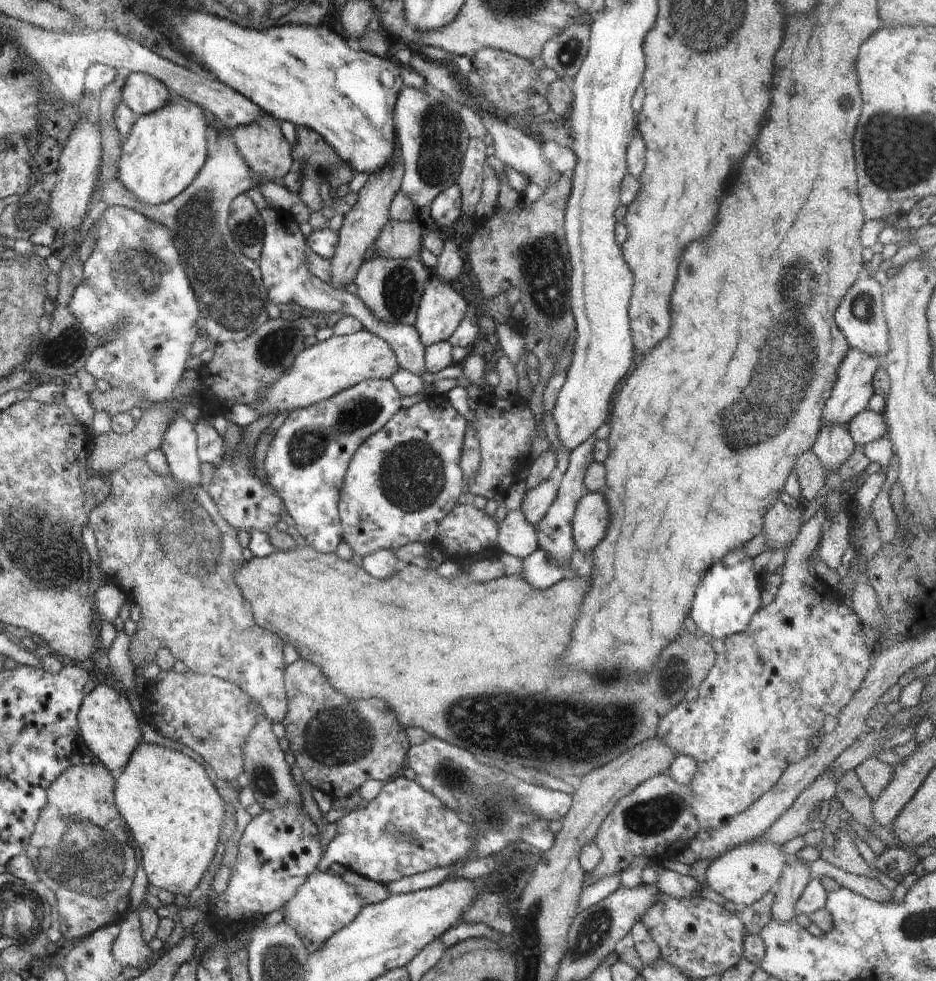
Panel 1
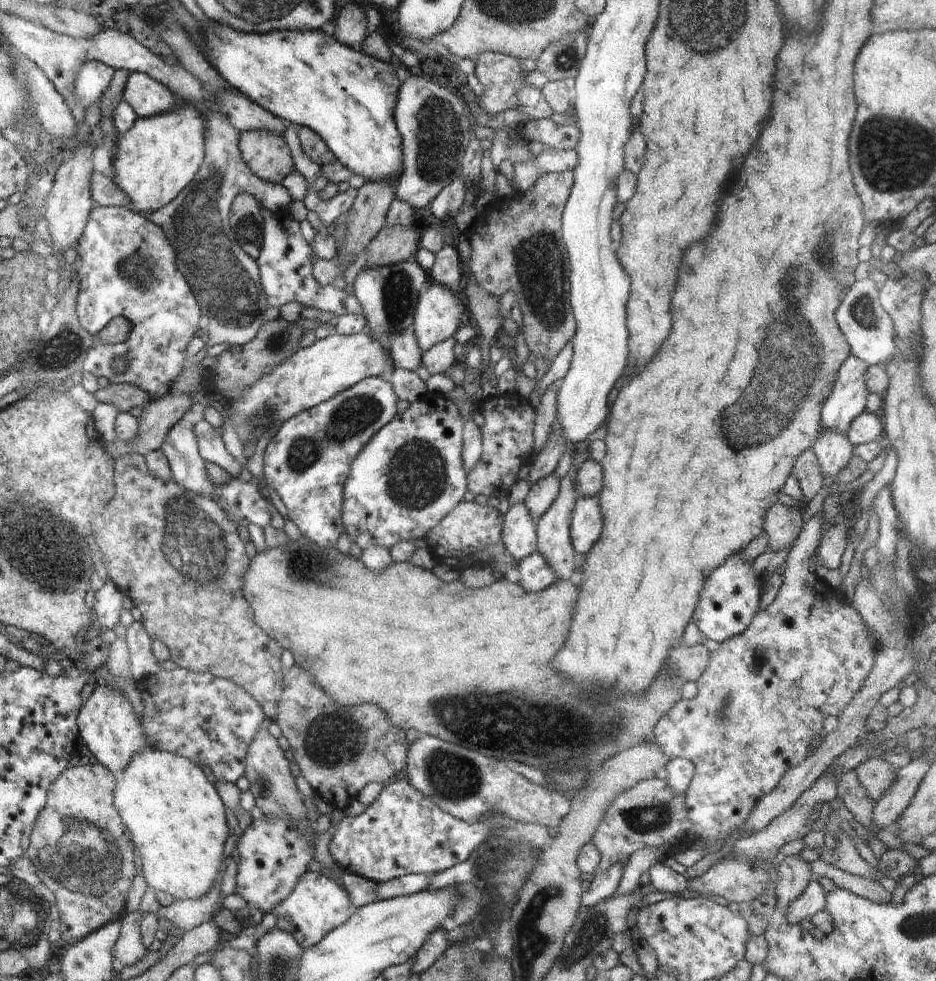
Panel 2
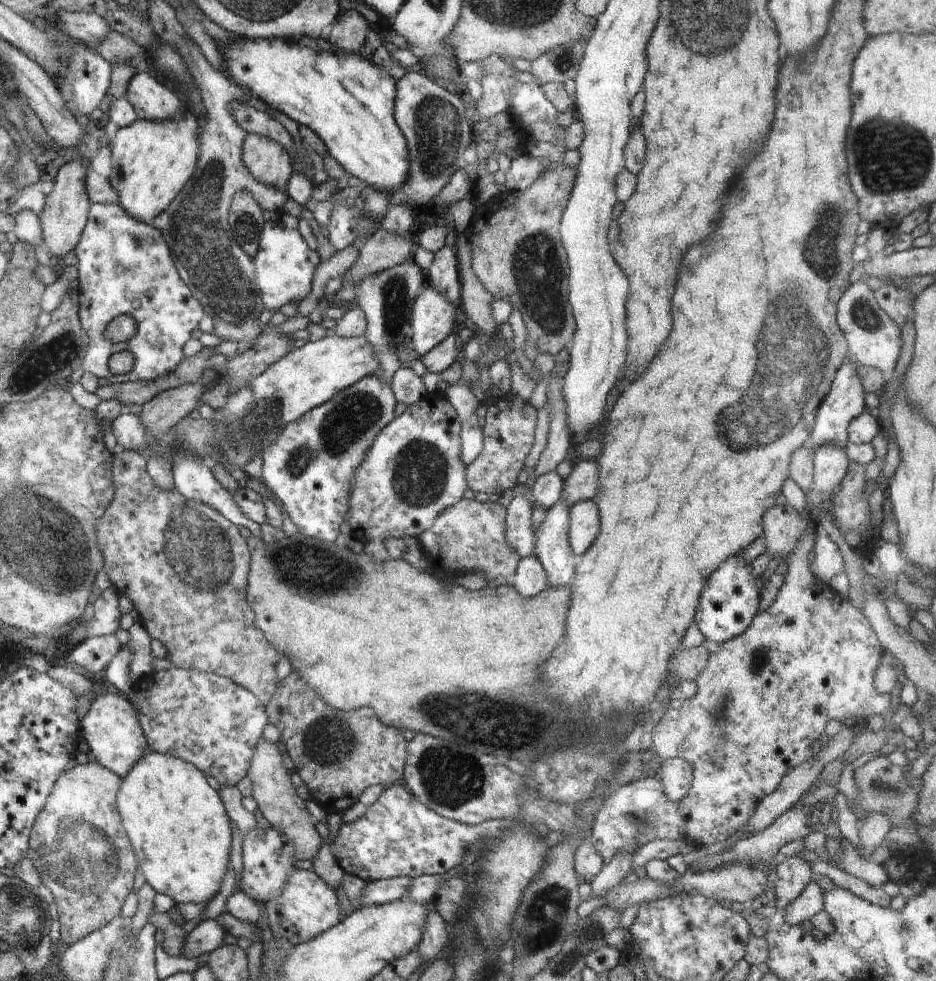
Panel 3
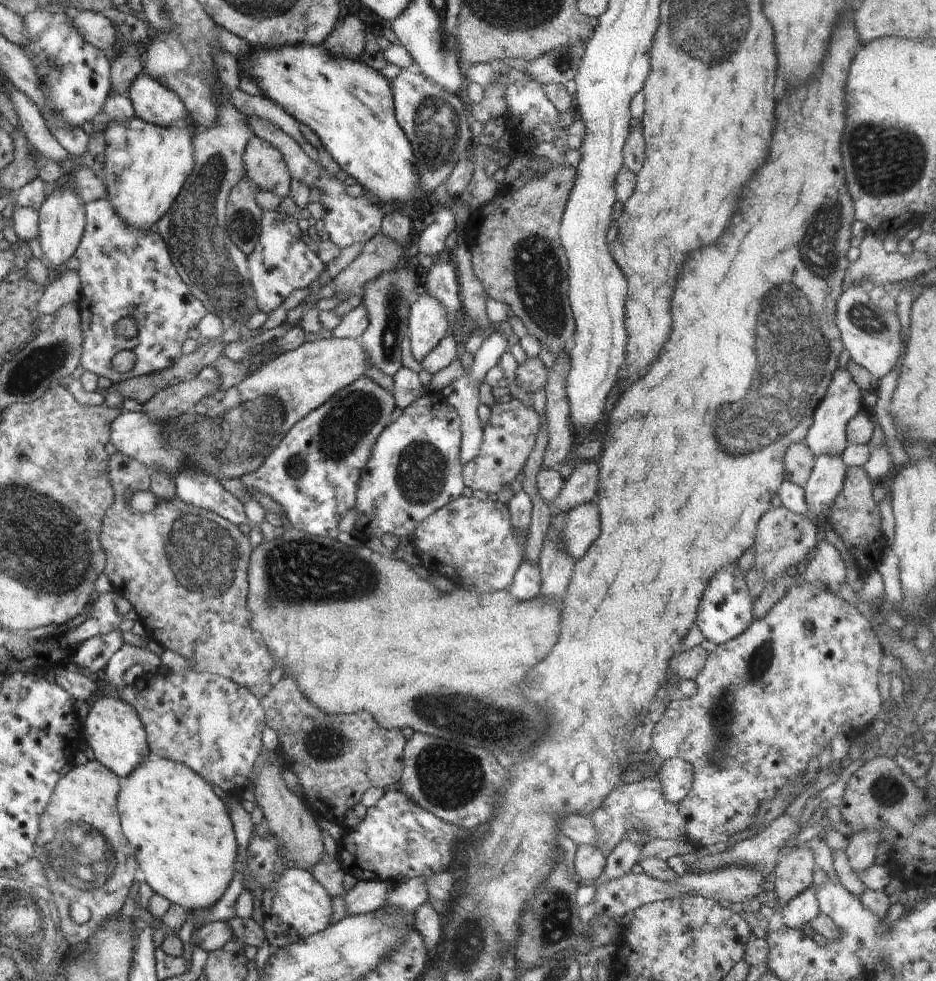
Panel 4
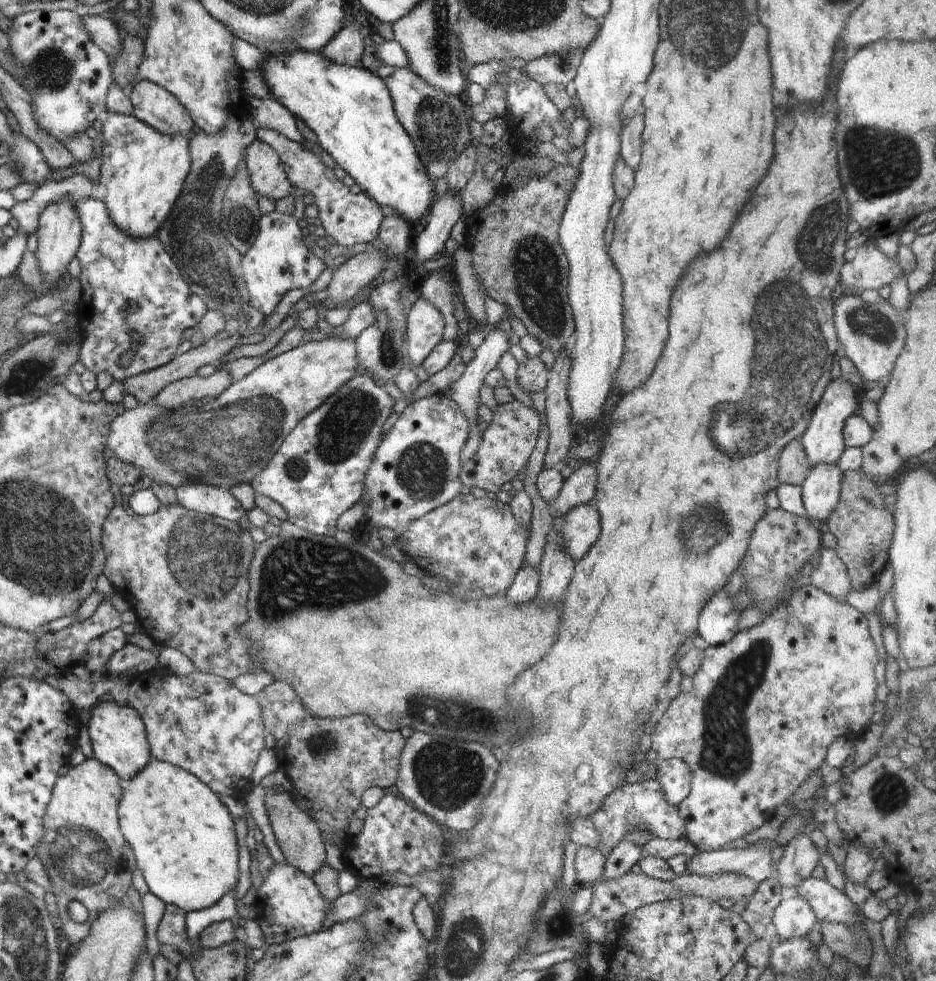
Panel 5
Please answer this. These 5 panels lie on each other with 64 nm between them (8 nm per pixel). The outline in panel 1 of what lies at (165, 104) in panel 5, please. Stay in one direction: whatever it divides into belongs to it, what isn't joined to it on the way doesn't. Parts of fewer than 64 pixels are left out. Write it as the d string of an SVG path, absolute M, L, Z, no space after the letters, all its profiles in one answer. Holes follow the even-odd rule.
M126 73L124 86L121 90L121 102L136 117L153 113L162 108L172 94L163 82L146 73Z

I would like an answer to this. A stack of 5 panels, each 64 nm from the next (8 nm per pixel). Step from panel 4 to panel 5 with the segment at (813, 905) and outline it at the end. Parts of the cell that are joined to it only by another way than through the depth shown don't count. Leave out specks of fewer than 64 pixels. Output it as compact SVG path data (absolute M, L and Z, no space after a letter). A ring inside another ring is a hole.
M800 895L782 900L775 908L773 922L778 936L784 941L806 936L818 924L811 904Z

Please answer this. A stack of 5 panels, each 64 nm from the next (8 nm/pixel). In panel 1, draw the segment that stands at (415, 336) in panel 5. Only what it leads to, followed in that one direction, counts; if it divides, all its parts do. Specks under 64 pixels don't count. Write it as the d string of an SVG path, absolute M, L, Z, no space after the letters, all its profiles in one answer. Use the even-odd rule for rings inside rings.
M432 275L425 286L413 324L422 344L426 347L446 341L458 328L466 309L466 300L451 282Z

